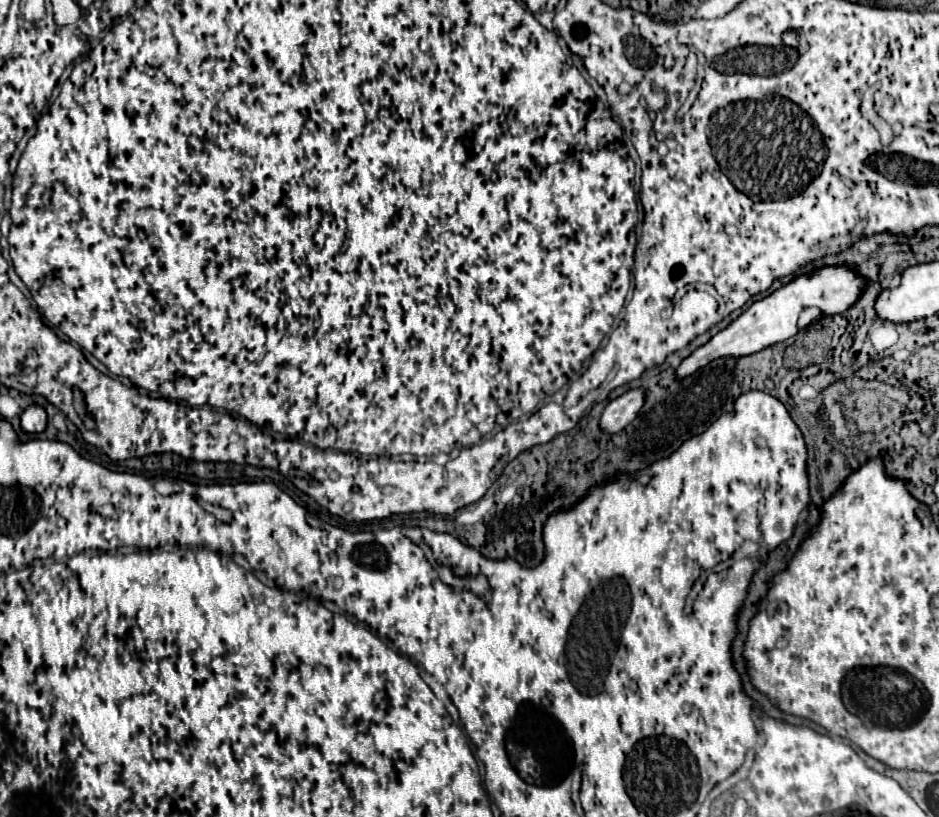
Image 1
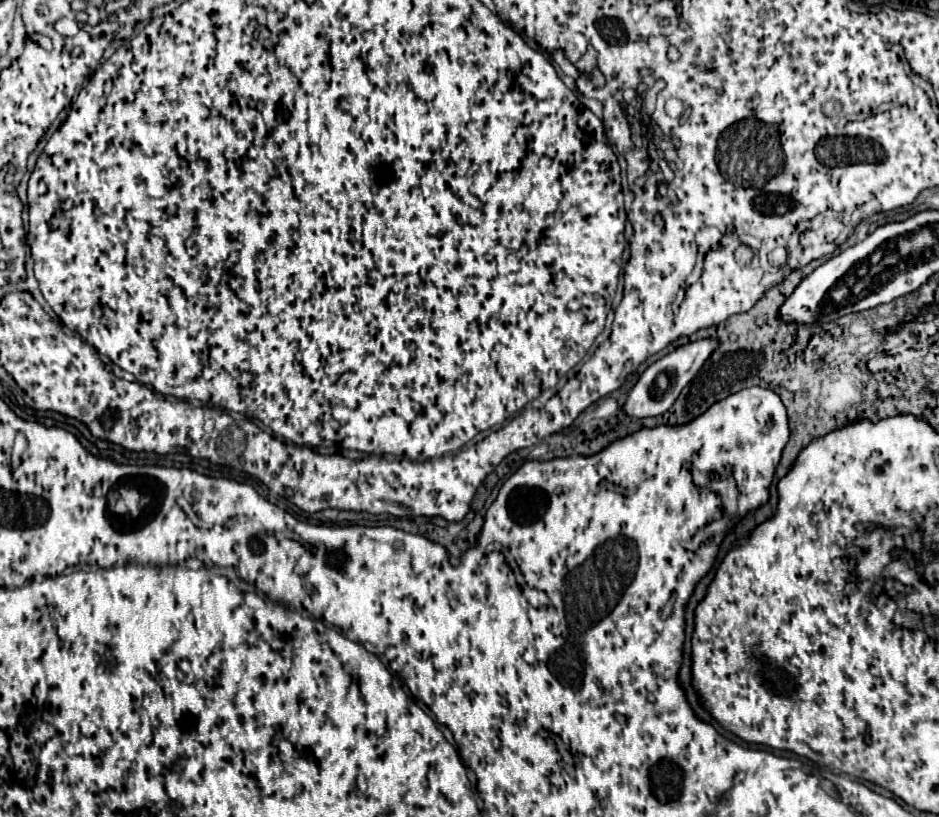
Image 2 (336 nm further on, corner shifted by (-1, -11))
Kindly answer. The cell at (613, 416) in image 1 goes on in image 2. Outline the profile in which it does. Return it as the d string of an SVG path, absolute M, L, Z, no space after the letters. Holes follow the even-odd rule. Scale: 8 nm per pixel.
M716 337L698 339L698 341L690 341L686 345L680 345L674 351L670 351L668 355L664 355L662 359L654 361L642 373L642 377L630 391L624 411L628 411L628 415L632 415L632 417L652 417L652 415L662 415L664 411L668 411L672 407L672 403L678 399L680 391L696 377L696 373L702 369L702 365L706 363L706 359L714 353L714 349L718 345L720 343Z

